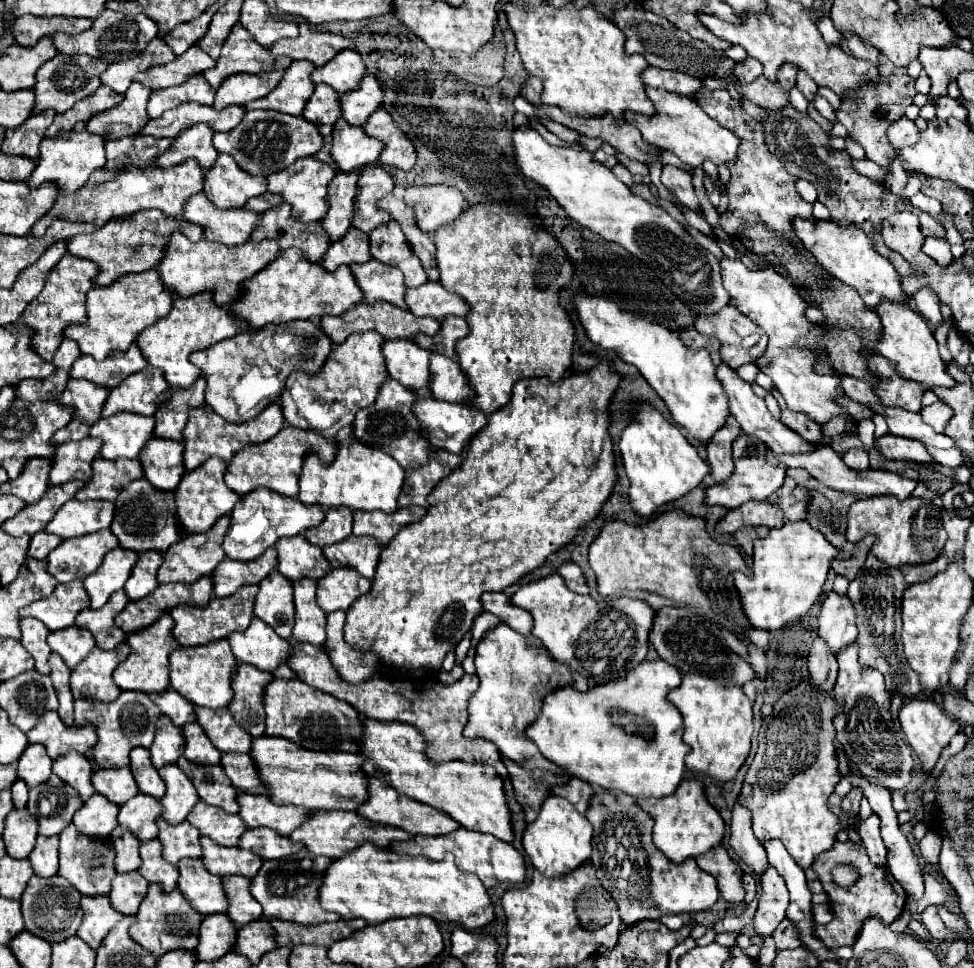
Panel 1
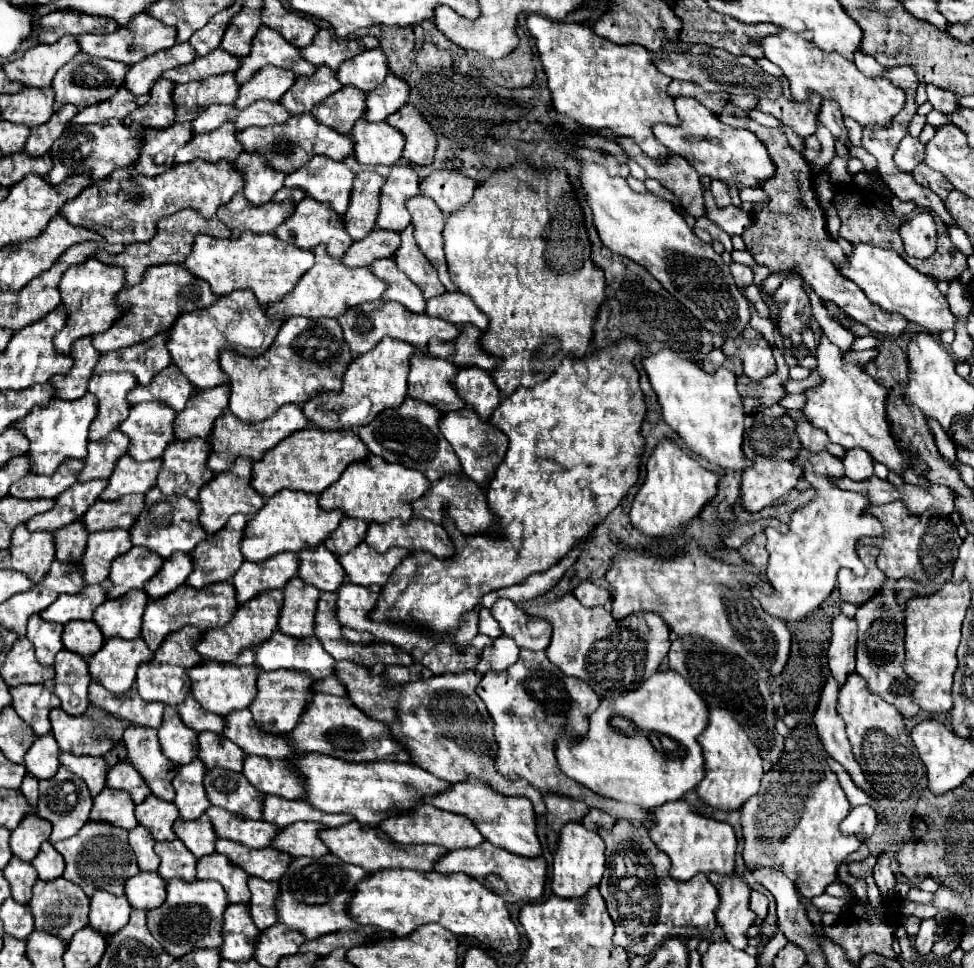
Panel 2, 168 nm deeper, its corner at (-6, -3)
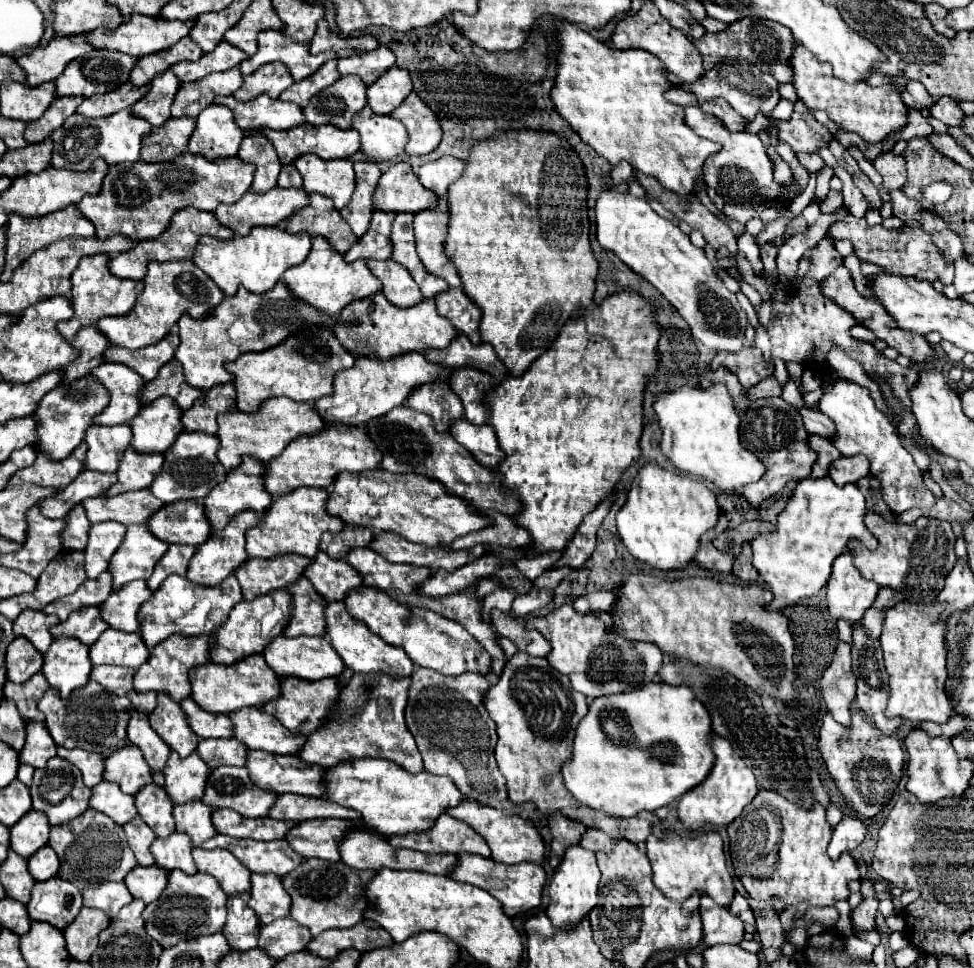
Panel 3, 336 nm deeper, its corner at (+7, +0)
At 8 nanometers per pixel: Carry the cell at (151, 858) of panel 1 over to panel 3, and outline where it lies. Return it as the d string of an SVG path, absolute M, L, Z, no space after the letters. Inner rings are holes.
M172 833L170 837L166 839L156 839L150 847L154 859L156 859L156 865L166 869L166 871L172 871L172 869L182 869L184 873L192 875L196 873L196 865L192 861L192 845L190 845L190 839L184 835L184 833Z

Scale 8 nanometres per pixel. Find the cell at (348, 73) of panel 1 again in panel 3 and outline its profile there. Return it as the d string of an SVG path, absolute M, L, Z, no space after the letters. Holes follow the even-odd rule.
M378 47L370 53L350 55L346 59L338 61L338 73L340 75L356 75L366 85L372 85L386 69L394 65L394 53L388 47Z

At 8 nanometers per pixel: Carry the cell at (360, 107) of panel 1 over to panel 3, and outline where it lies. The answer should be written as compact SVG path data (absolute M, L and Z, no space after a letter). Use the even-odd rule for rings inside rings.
M390 67L368 87L368 107L378 115L388 115L408 97L410 91L410 75L406 75L404 69Z

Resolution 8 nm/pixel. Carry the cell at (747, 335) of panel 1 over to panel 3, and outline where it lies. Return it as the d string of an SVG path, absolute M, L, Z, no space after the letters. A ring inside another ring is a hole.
M742 347L736 353L720 351L712 359L710 367L716 369L718 365L728 367L738 377L738 381L742 383L742 387L746 387L746 389L752 387L752 385L756 385L760 379L772 375L772 371L774 371L774 367L768 361L764 361L762 351L758 347Z

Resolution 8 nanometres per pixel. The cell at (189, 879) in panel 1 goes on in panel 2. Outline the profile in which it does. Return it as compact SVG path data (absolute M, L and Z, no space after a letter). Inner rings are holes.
M213 852L209 856L199 858L197 878L199 880L217 880L219 884L223 884L231 904L235 904L235 902L247 904L247 900L251 900L251 892L247 886L249 874L245 874L243 868L231 864L231 860L223 854Z

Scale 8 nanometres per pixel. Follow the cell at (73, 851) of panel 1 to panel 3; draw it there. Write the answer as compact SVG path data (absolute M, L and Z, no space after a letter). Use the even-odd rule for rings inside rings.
M86 809L82 815L58 827L52 827L48 845L56 851L60 859L58 877L74 883L78 889L96 887L108 881L122 881L126 873L138 865L134 853L126 845L122 827L94 809Z

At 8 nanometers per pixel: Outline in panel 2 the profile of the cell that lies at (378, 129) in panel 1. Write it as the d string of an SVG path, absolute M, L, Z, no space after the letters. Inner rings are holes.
M405 104L399 112L387 118L387 124L403 132L405 142L407 142L403 150L405 160L419 166L429 166L433 162L433 154L437 148L437 134L427 124L419 108L415 108L413 104Z

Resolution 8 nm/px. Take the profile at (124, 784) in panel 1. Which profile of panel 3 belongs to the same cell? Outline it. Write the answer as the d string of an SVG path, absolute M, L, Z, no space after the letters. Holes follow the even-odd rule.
M126 745L118 751L114 751L104 761L104 781L120 785L122 793L134 795L142 785L152 783L150 767L146 765L140 749L134 745Z

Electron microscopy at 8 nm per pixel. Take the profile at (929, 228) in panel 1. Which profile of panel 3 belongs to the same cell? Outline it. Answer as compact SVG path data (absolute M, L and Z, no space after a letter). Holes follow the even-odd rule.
M850 211L844 213L840 219L836 219L830 229L828 235L832 239L848 239L854 245L854 255L860 261L870 261L874 265L880 265L882 269L890 269L892 273L898 275L916 275L918 271L924 269L932 269L938 273L938 279L944 285L950 285L954 281L954 265L950 261L946 261L946 257L942 257L942 251L936 249L932 237L922 229L910 229L910 227L902 227L896 231L888 231L882 225L868 225L866 219L858 219L854 217Z

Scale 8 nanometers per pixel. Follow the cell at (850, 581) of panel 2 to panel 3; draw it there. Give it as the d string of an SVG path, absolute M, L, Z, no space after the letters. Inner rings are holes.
M842 553L834 561L828 579L828 611L834 619L842 617L848 623L860 621L864 611L872 605L878 589L878 583L860 575L852 553Z

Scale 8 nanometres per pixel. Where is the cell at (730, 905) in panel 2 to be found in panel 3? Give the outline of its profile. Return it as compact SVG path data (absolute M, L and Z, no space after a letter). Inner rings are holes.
M702 895L700 899L700 915L702 915L702 931L704 943L718 945L718 943L740 943L744 935L744 923L732 915L728 907L720 907L710 895Z

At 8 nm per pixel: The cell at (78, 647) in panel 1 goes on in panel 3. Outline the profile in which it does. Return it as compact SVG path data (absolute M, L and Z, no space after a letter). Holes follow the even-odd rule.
M90 607L90 609L78 609L70 613L66 621L52 625L50 633L52 637L74 637L84 645L92 645L106 629L108 627L100 617L98 607Z

